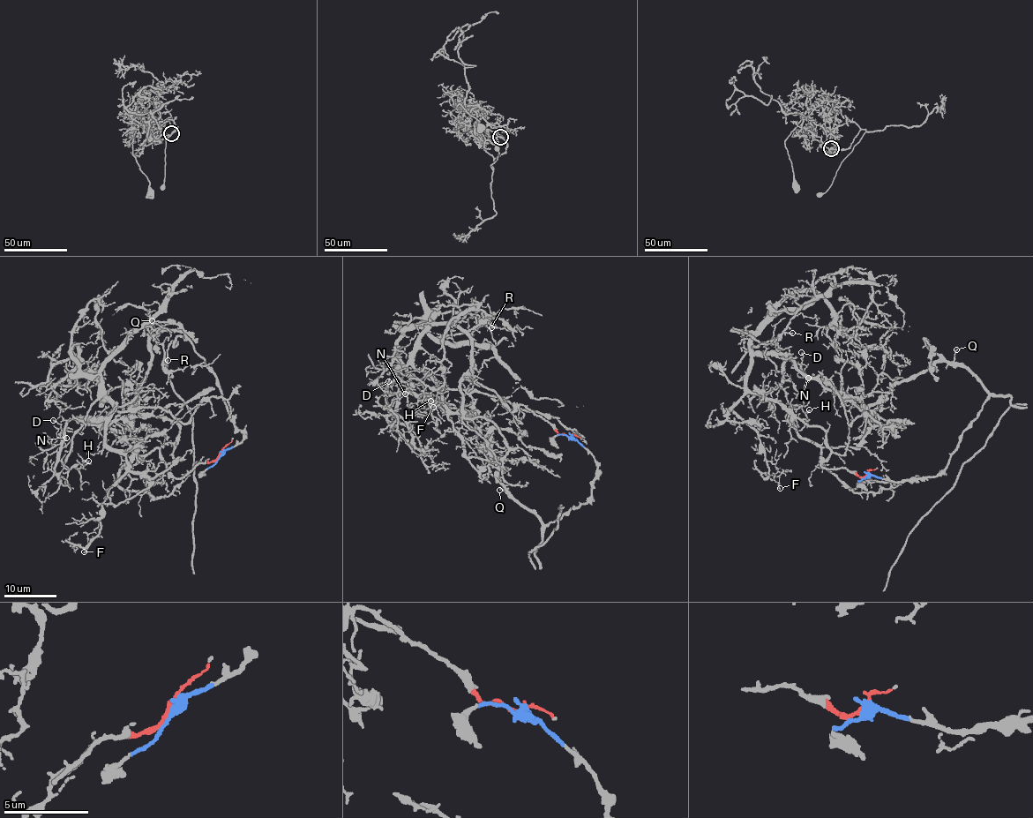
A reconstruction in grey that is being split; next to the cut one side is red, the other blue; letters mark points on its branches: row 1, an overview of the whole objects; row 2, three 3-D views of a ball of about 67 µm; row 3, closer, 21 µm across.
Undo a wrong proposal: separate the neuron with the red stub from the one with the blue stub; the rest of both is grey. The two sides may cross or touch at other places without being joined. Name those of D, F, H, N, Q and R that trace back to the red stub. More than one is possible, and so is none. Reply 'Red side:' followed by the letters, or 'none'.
Red side: D, F, H, N, R

